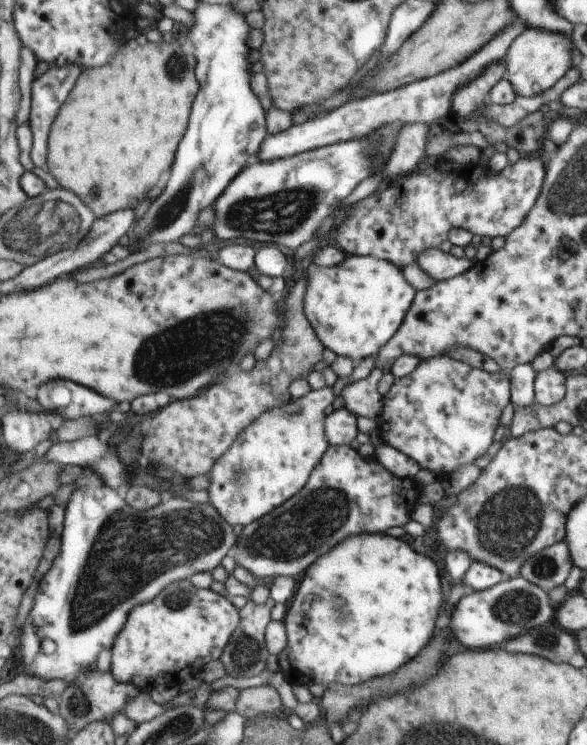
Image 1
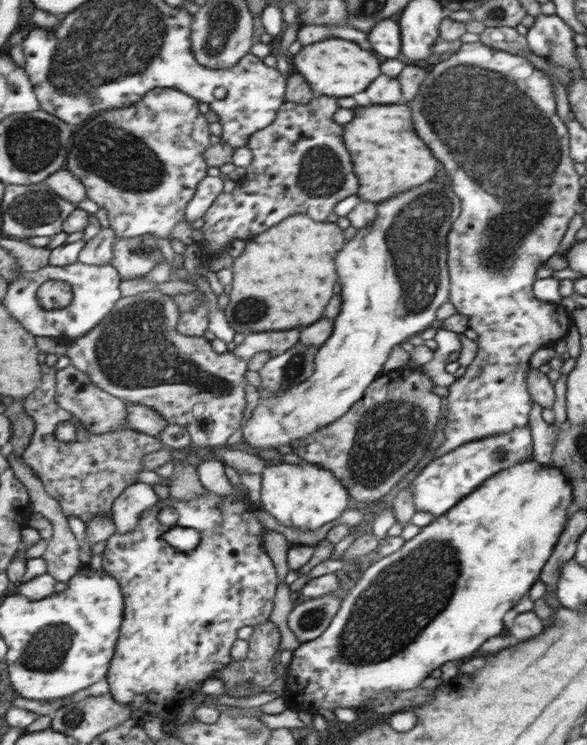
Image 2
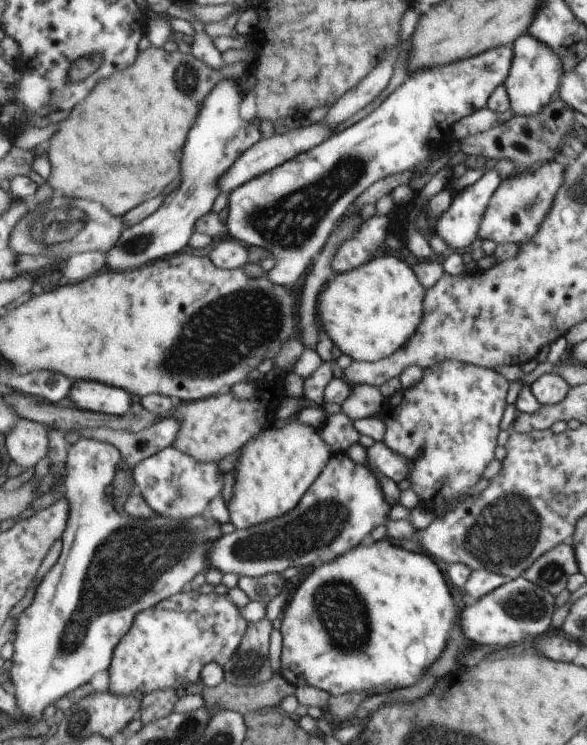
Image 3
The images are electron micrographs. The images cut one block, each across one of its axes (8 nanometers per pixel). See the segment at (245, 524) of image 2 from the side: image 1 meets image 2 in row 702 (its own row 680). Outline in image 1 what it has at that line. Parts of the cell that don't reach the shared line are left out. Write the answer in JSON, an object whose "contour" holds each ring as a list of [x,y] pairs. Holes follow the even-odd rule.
{"contour":[[[187,576],[187,578],[179,580],[179,582],[169,584],[167,589],[165,589],[160,596],[155,597],[151,602],[140,604],[131,610],[128,616],[128,621],[125,623],[124,629],[117,635],[115,644],[112,648],[110,668],[117,680],[133,683],[134,685],[139,686],[139,689],[143,688],[143,686],[149,686],[151,682],[154,683],[154,688],[157,685],[163,684],[167,684],[168,686],[178,686],[184,679],[193,676],[194,674],[197,675],[209,660],[217,660],[217,658],[219,658],[219,654],[221,654],[223,647],[227,644],[231,633],[237,628],[237,624],[239,624],[238,610],[235,610],[235,607],[230,602],[227,602],[225,597],[217,596],[215,592],[211,592],[211,589],[196,588],[191,584],[189,578],[190,577]]]}

